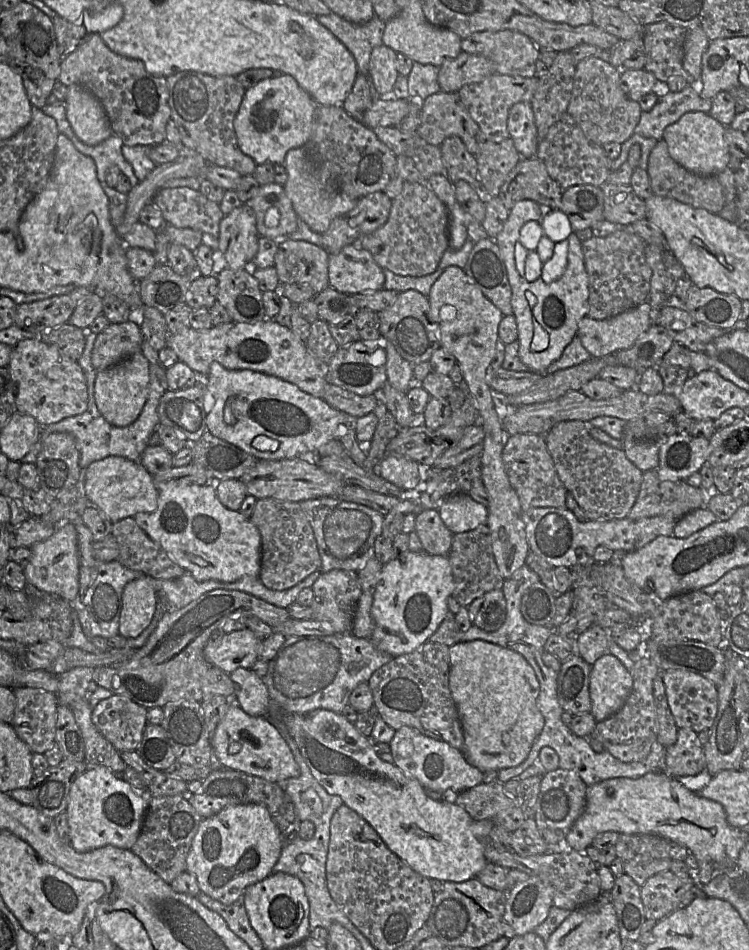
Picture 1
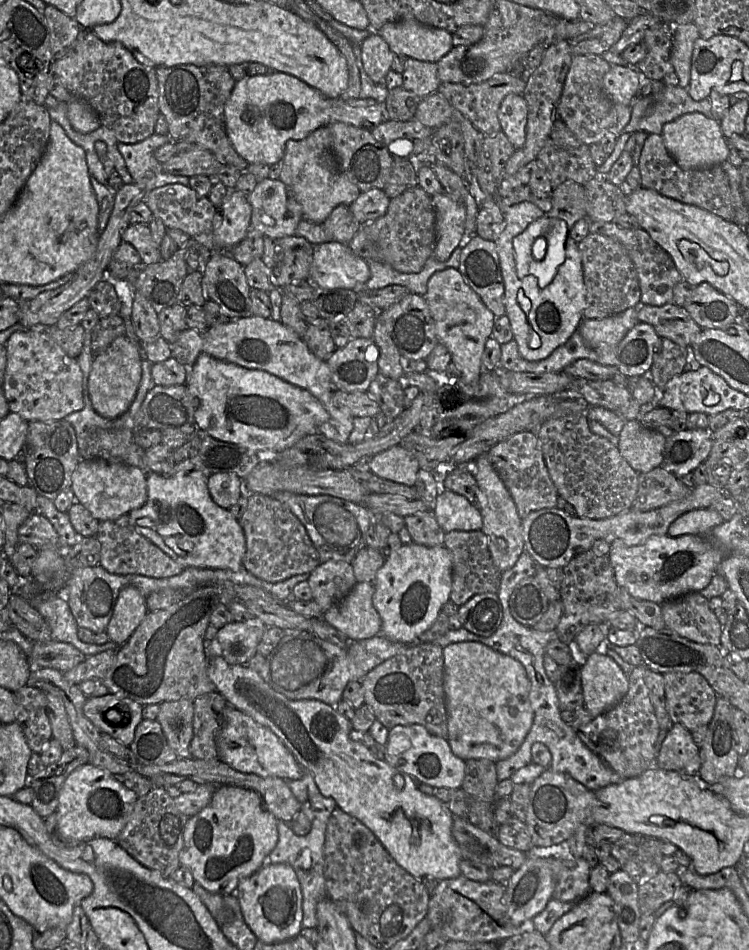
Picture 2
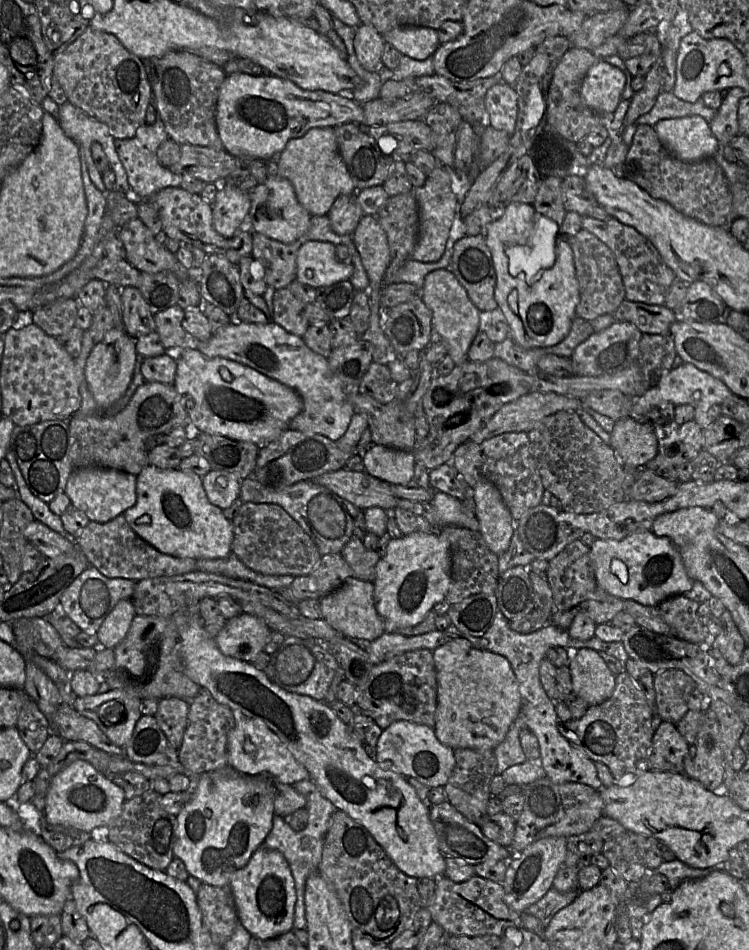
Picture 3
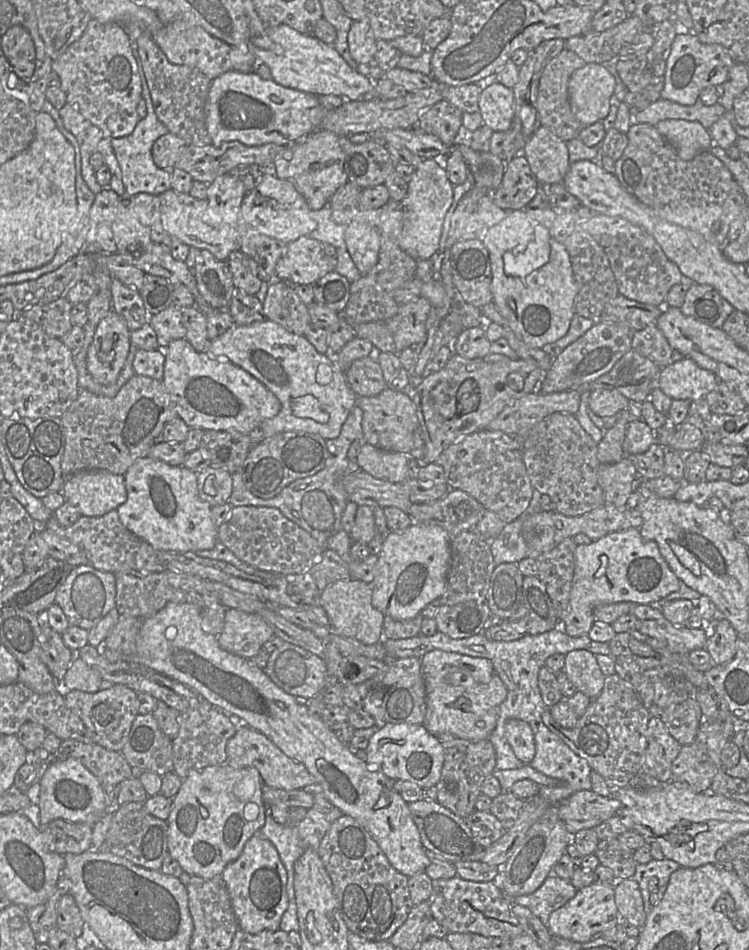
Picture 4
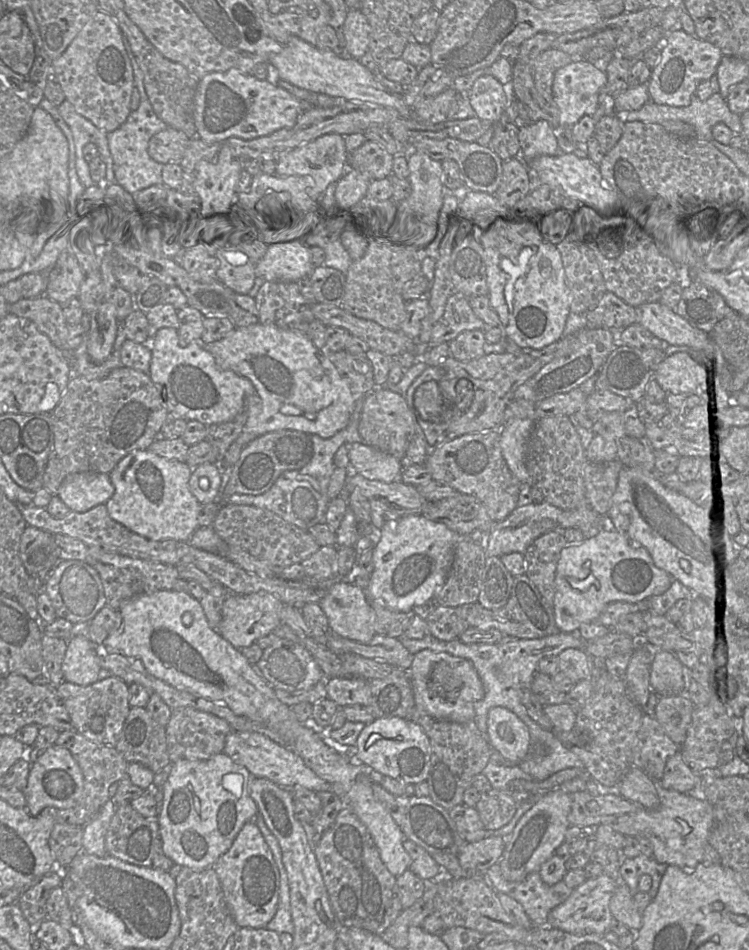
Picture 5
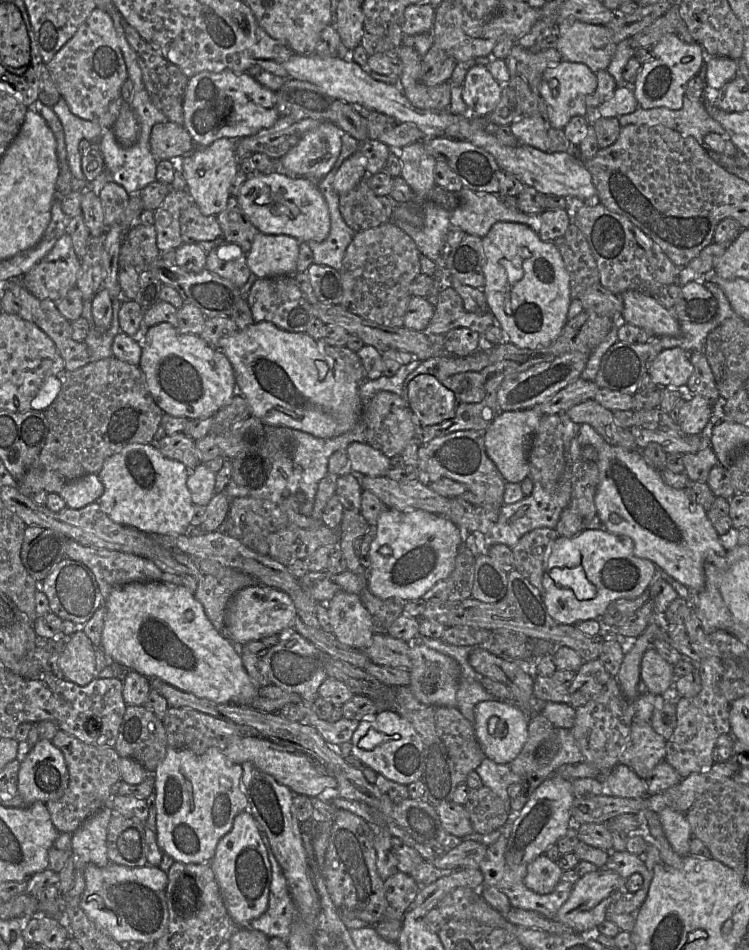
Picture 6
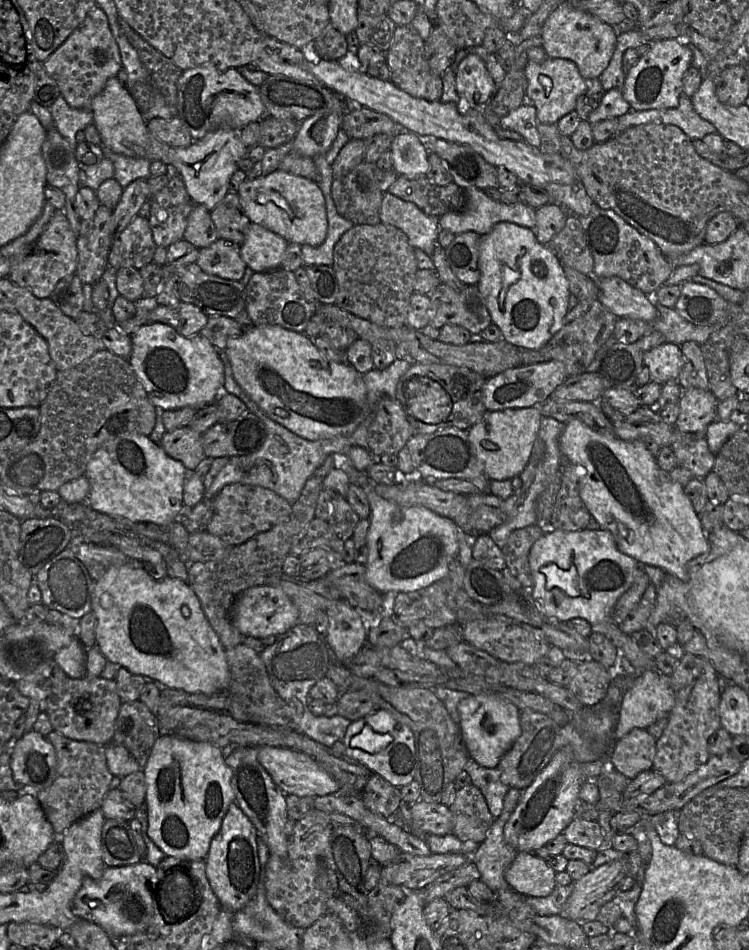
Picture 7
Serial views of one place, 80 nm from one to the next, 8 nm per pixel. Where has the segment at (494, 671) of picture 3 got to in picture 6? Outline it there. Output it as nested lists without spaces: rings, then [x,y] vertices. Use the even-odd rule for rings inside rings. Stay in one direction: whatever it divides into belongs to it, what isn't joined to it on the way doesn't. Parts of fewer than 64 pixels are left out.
[[[417,641],[408,642],[409,657],[412,661],[410,669],[410,685],[408,688],[421,703],[432,706],[456,707],[456,694],[460,684],[461,668],[453,658],[443,655],[435,650],[429,649]]]

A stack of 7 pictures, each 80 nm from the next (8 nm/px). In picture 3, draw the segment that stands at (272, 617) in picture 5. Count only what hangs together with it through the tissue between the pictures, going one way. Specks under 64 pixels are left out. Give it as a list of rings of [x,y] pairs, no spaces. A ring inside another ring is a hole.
[[[241,613],[226,620],[214,639],[225,656],[250,662],[263,651],[271,632],[258,617]]]

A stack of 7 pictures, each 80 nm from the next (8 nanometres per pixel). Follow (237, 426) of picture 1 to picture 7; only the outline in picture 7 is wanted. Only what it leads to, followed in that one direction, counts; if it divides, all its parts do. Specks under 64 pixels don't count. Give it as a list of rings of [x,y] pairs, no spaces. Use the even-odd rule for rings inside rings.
[[[146,323],[131,336],[132,352],[128,362],[141,381],[149,400],[155,407],[174,410],[183,407],[201,409],[217,402],[223,390],[224,365],[217,350],[200,334],[184,337],[175,328],[163,323]]]

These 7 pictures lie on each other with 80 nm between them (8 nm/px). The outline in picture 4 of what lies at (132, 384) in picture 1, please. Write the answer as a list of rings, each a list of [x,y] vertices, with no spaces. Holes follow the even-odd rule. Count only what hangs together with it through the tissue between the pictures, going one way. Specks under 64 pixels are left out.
[[[114,310],[96,326],[87,354],[87,368],[97,382],[116,383],[130,351],[130,332]]]

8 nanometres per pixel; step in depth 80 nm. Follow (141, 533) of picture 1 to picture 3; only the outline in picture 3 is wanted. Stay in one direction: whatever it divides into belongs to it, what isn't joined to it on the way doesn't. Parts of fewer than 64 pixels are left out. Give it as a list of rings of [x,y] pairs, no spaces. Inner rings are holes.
[[[123,514],[105,523],[90,521],[77,537],[71,536],[70,539],[83,552],[89,564],[108,578],[139,581],[197,571],[198,560],[174,557],[158,551],[136,534]]]

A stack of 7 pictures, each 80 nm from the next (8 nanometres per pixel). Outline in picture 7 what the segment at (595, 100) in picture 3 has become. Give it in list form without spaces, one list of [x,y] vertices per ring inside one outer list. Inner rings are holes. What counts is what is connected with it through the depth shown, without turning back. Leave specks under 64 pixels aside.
[[[548,58],[543,62],[528,62],[524,73],[527,78],[524,103],[532,104],[536,108],[540,123],[556,125],[563,116],[575,111],[578,97],[586,93],[589,86],[578,66],[568,59]]]

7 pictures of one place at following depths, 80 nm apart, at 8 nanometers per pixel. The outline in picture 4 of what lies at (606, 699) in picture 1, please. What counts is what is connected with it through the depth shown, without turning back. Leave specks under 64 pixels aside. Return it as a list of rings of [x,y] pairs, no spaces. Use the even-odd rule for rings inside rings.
[[[577,649],[565,654],[564,671],[577,690],[591,700],[601,693],[606,676],[590,651]]]

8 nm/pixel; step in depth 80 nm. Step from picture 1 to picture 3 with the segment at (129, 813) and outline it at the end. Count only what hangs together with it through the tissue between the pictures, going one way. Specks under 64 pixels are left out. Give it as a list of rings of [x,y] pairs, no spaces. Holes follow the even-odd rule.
[[[77,760],[51,780],[44,815],[52,825],[69,826],[91,833],[95,828],[108,827],[120,815],[125,801],[123,788],[97,771],[89,762]]]

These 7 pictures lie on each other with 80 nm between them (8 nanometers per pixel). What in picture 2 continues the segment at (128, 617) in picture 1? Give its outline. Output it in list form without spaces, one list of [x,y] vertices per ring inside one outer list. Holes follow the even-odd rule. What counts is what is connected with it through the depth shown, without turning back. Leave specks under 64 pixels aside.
[[[133,586],[123,588],[105,633],[110,641],[123,645],[148,613],[146,597]]]

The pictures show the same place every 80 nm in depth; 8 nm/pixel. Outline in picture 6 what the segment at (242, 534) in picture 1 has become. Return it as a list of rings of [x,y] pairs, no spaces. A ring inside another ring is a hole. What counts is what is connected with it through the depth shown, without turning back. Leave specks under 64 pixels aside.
[[[155,443],[132,444],[105,461],[98,473],[104,492],[97,503],[114,522],[141,532],[187,534],[194,505],[187,487],[189,474],[182,462],[164,456]]]

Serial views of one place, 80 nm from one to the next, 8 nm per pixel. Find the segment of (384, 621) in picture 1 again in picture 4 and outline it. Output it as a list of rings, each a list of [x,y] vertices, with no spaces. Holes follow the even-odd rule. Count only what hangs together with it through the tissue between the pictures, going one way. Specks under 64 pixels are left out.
[[[413,522],[403,531],[389,531],[383,541],[371,583],[372,604],[383,615],[409,620],[443,594],[451,561],[452,535],[440,526]]]

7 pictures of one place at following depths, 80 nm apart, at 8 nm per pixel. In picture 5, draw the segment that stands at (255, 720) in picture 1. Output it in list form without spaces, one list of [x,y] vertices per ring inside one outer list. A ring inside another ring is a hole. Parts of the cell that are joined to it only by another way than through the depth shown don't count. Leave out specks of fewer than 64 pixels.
[[[231,732],[223,751],[235,763],[246,767],[254,777],[266,778],[285,788],[306,788],[314,792],[331,791],[330,784],[310,769],[303,759],[268,737],[253,732]]]

